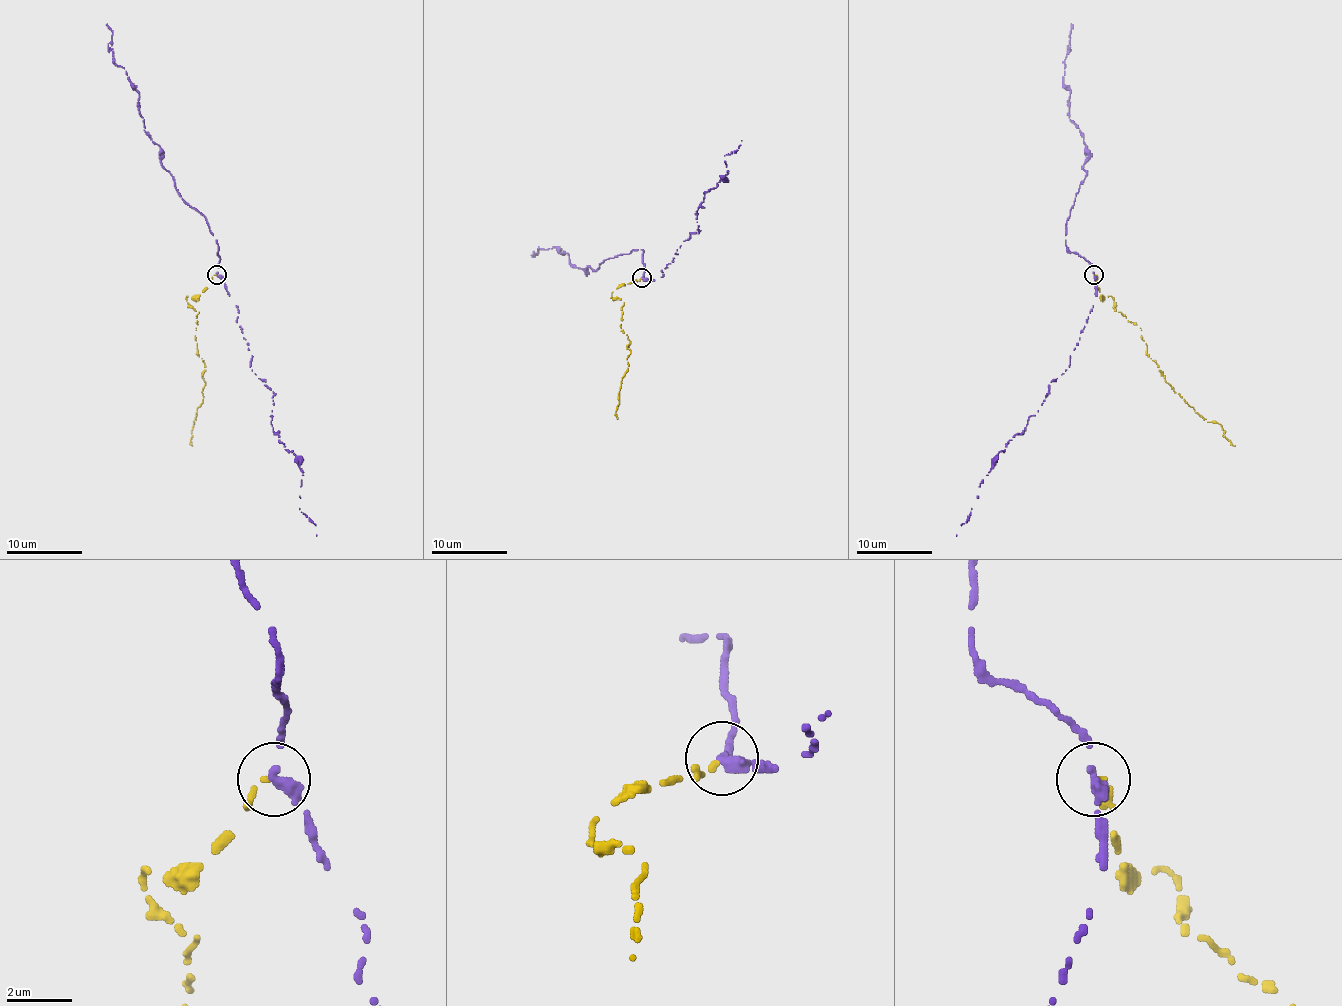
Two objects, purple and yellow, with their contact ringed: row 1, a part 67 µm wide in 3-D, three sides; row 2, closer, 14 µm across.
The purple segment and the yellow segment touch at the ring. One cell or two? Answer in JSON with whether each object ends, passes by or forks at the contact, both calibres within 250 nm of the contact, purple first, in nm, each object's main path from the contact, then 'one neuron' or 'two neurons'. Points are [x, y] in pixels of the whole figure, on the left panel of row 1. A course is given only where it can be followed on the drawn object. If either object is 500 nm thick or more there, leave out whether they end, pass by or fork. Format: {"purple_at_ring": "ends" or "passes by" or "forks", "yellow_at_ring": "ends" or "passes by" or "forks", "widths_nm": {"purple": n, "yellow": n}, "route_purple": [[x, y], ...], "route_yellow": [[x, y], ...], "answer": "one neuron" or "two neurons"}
{"purple_at_ring": "passes by", "yellow_at_ring": "ends", "widths_nm": {"purple": 280, "yellow": 130}, "route_purple": [[217, 274], [236, 305], [251, 371], [274, 394], [272, 430], [302, 472], [299, 509], [316, 525], [316, 536]], "route_yellow": [[215, 274], [200, 295], [187, 297], [198, 312], [196, 354], [204, 363], [206, 382], [193, 426], [193, 445]], "answer": "two neurons"}

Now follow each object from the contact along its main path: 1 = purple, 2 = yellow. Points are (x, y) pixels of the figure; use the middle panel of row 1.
1: (642, 277), (661, 277), (676, 249), (699, 232), (695, 211), (727, 173), (724, 156), (735, 152), (741, 141)
2: (640, 279), (619, 285), (612, 292), (612, 298), (623, 302), (621, 330), (631, 351), (621, 380), (618, 419)

